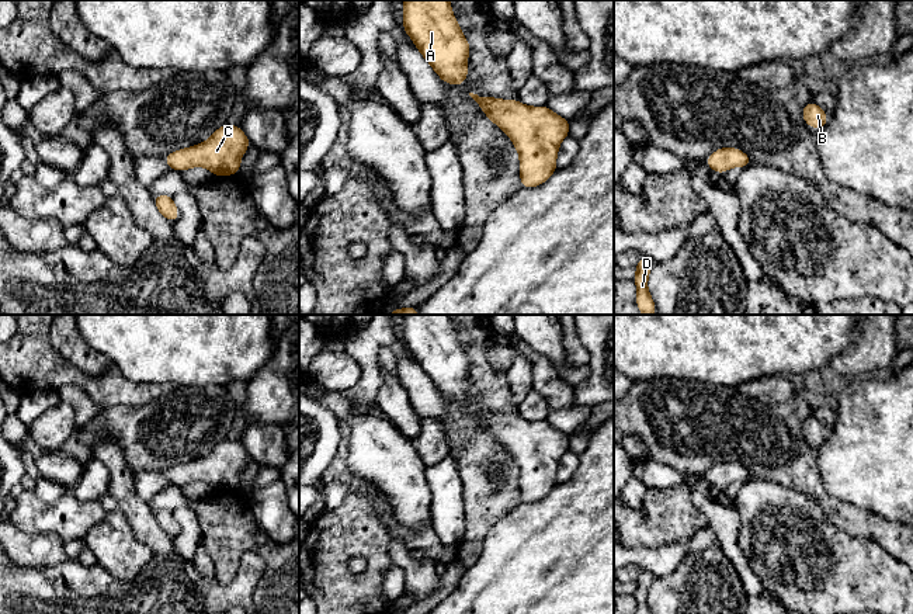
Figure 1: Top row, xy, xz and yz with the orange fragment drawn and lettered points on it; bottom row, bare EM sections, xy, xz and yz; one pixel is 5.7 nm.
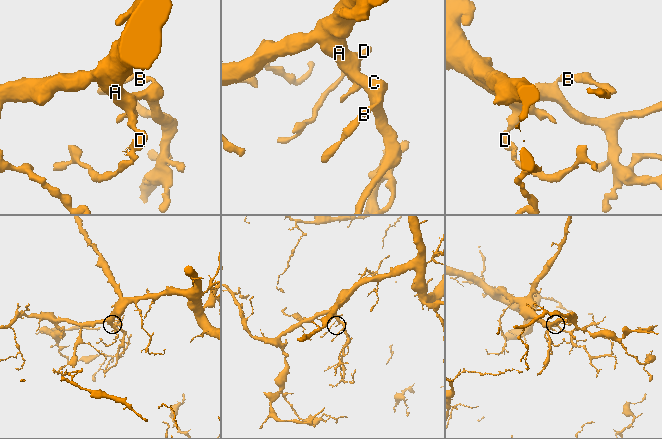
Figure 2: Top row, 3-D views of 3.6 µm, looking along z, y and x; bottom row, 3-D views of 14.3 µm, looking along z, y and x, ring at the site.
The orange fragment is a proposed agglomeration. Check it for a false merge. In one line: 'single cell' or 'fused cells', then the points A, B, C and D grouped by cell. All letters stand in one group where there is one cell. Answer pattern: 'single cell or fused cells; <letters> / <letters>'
single cell; A B C D

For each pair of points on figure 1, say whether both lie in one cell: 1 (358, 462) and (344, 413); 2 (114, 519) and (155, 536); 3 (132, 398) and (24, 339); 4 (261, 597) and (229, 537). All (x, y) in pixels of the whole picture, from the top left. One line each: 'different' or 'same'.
1: same
2: different
3: same
4: same

